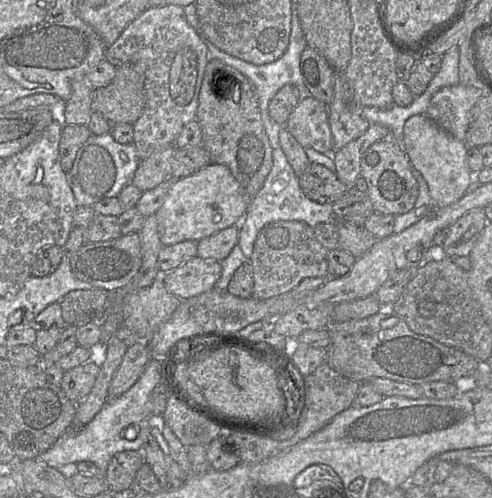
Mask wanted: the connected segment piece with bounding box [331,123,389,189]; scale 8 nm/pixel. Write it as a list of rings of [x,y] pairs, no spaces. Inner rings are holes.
[[[370,124],[360,137],[331,153],[336,167],[336,175],[348,188],[355,189],[354,185],[360,176],[360,162],[364,152],[373,143],[387,136],[388,132],[387,127],[382,124]]]

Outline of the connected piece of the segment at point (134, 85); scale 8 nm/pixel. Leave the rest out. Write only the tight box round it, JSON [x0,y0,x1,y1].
[92,63,145,124]

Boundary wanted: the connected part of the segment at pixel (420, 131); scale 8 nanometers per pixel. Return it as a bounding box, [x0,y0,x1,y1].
[403,114,475,208]

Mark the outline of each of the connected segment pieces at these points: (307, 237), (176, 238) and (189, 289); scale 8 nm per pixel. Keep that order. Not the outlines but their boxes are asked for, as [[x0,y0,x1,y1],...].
[[249,220,328,299],[155,162,248,246],[162,255,221,300]]

